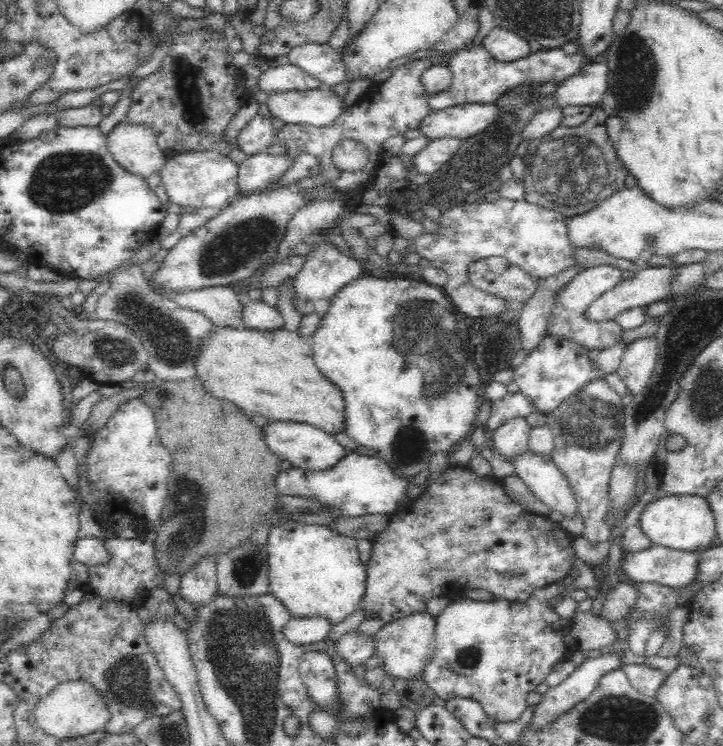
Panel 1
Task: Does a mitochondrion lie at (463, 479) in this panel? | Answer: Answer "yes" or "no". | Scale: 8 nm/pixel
no

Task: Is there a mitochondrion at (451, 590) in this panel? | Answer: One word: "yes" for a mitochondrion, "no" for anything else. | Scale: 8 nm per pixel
no

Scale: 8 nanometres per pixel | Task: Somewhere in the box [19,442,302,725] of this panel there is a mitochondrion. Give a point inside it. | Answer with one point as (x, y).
(126, 679)

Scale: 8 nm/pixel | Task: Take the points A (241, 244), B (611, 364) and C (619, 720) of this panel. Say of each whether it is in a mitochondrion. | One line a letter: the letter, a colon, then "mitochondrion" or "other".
A: mitochondrion
B: other
C: mitochondrion

